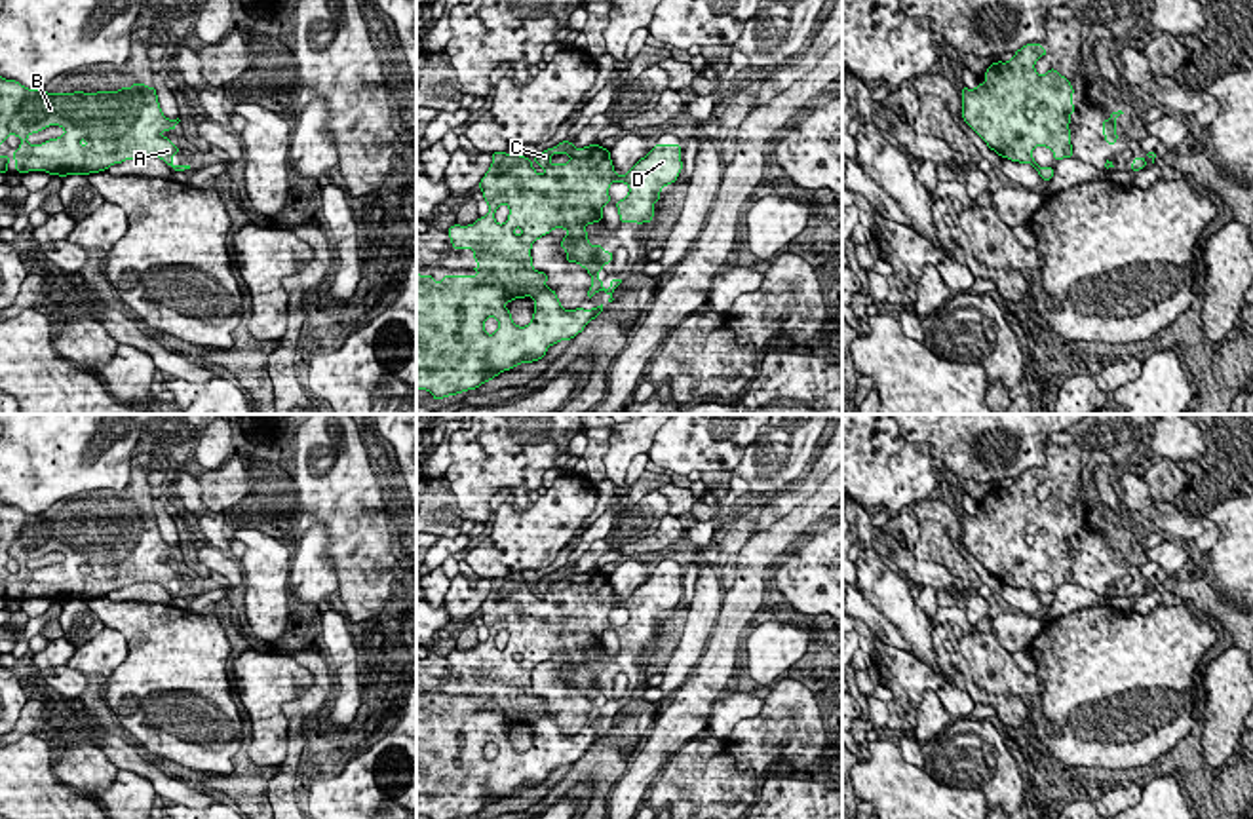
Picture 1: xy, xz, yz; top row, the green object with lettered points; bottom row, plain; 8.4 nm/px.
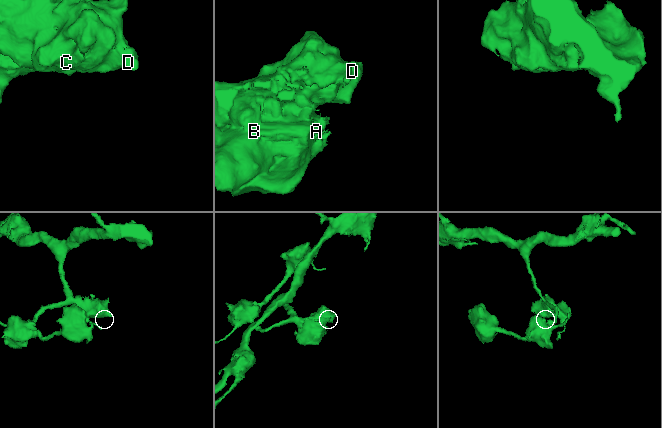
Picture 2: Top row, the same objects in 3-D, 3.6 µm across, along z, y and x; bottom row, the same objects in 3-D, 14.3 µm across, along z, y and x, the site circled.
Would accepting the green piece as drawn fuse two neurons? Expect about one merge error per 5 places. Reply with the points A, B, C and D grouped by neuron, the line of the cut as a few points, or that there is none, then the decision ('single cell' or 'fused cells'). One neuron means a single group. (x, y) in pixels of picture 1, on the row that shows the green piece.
A B C D; no cut; single cell

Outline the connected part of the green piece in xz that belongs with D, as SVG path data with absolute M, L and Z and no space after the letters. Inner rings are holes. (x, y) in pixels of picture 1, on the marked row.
M561 141L534 160L521 156L521 146L511 154L492 152L492 163L479 182L489 213L473 224L447 228L453 249L473 251L477 274L443 276L435 281L434 276L420 276L416 270L416 388L428 390L434 401L475 390L521 363L544 359L549 346L574 338L599 317L603 304L591 310L561 308L557 293L546 285L548 274L532 268L532 243L553 228L565 228L569 234L561 239L561 249L567 251L567 262L580 264L591 276L588 296L603 291L612 302L612 293L624 279L610 279L610 287L605 289L597 276L605 264L612 262L614 253L605 251L603 245L591 245L584 226L603 220L603 205L612 201L608 186L616 181L629 186L627 198L614 201L620 222L654 220L660 190L673 184L683 169L681 144L654 144L626 175L616 175L610 150L597 143L584 148L572 143ZM525 296L534 298L534 314L529 325L519 327L504 304Z

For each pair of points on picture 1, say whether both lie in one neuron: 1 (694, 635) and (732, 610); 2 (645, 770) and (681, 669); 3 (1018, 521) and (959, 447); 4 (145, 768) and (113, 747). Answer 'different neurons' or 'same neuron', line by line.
1: different neurons
2: different neurons
3: different neurons
4: same neuron

